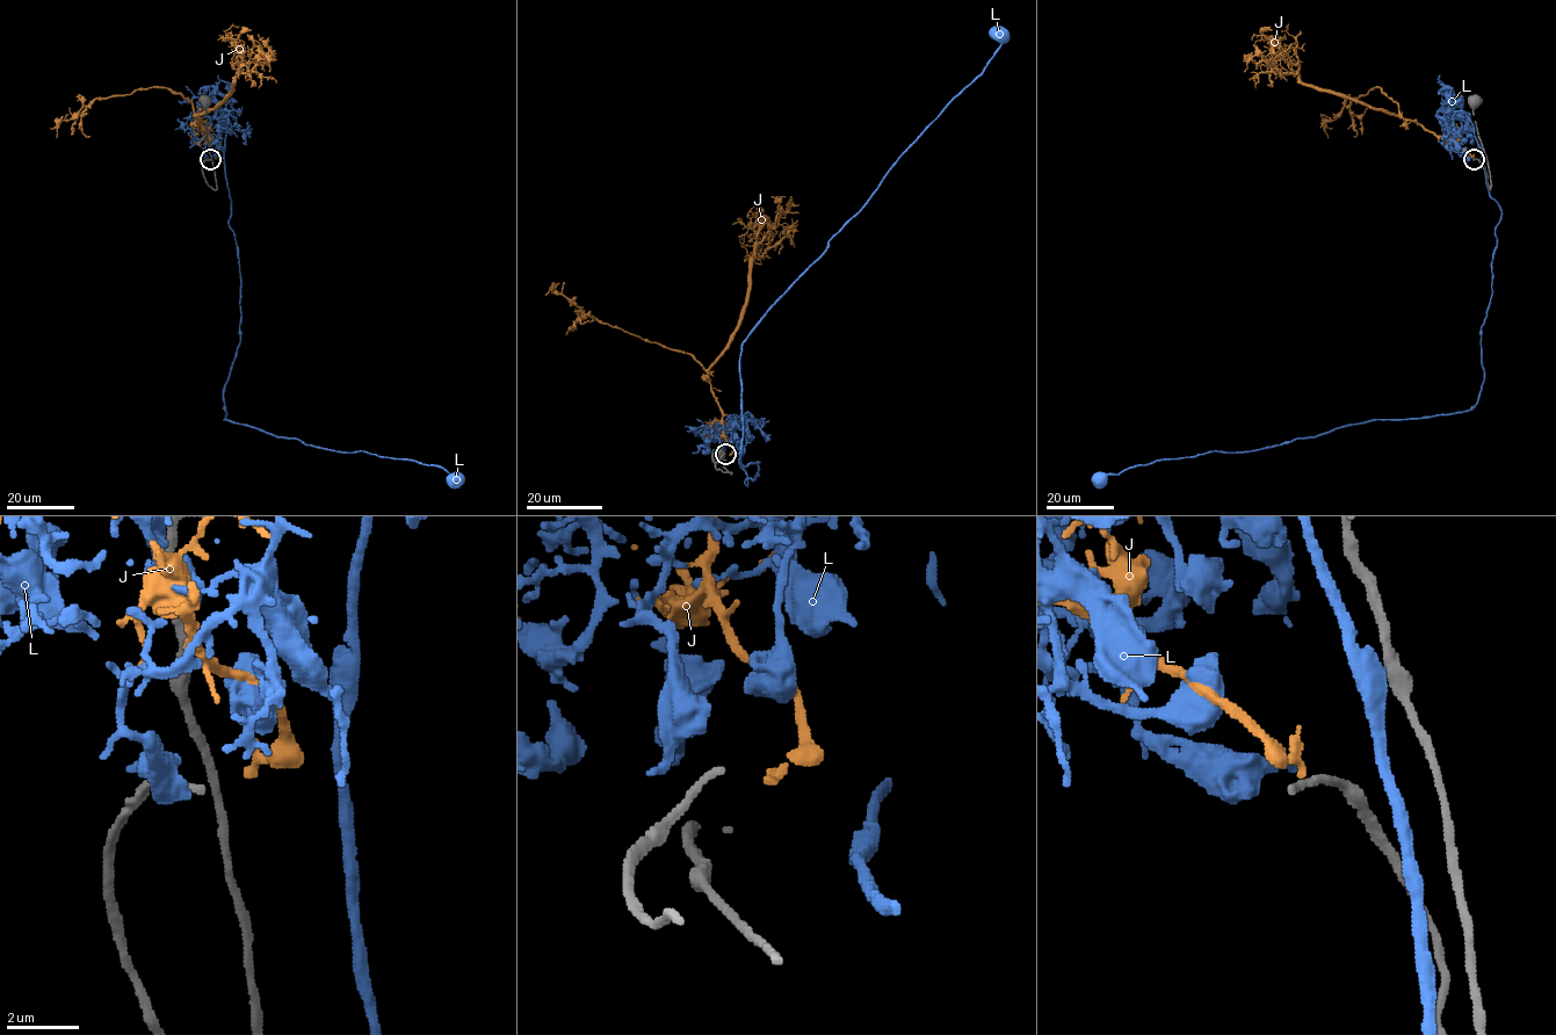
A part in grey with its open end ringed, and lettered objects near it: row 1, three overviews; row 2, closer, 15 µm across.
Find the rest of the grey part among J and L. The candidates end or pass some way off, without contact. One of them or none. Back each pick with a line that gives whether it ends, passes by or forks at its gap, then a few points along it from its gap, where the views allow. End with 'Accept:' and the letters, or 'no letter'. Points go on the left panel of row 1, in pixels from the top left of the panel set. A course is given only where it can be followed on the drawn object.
J: It passes by. Its course: (215, 159), (218, 152), (197, 116), (232, 91), (241, 64), (238, 36), (241, 45)
Accept: J

